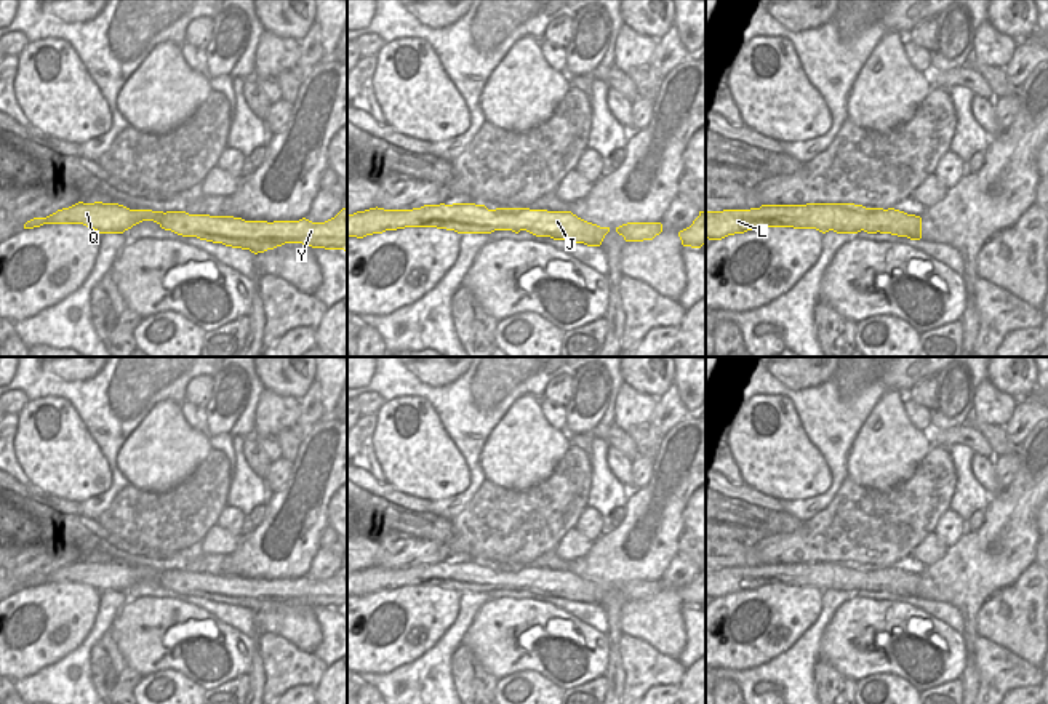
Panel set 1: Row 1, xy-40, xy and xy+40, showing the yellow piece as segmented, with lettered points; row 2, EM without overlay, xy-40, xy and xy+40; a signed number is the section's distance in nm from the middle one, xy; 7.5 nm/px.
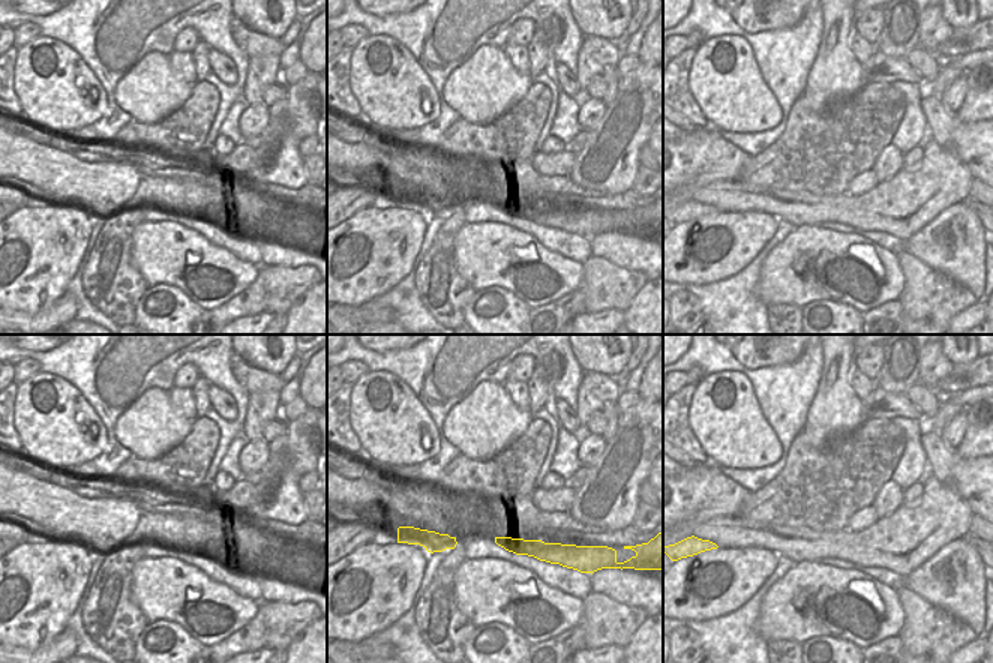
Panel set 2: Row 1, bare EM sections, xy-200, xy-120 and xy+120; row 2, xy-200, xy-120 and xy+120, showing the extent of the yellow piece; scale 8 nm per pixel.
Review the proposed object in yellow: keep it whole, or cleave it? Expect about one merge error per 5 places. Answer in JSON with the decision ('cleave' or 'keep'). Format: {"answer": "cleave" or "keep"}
{"answer": "keep"}

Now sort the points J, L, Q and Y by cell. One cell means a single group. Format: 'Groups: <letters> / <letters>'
Groups: J L Q Y

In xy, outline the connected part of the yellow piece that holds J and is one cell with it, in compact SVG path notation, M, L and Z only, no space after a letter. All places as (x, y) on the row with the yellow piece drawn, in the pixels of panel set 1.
M453 203L424 205L413 210L370 208L347 214L347 237L363 238L405 227L437 227L458 234L491 234L494 230L526 230L536 237L550 237L587 246L600 246L610 227L587 222L571 211L530 208L496 208Z

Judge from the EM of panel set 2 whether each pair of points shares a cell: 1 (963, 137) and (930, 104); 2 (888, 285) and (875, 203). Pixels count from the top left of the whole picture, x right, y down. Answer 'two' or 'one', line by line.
1: one
2: two

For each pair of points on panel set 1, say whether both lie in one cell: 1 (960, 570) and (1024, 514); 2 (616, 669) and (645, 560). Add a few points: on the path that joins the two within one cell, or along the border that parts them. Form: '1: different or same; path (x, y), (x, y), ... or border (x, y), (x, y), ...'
1: same; path (976, 554), (989, 540), (1000, 538), (1008, 530)
2: same; path (613, 640), (613, 583), (616, 580)

